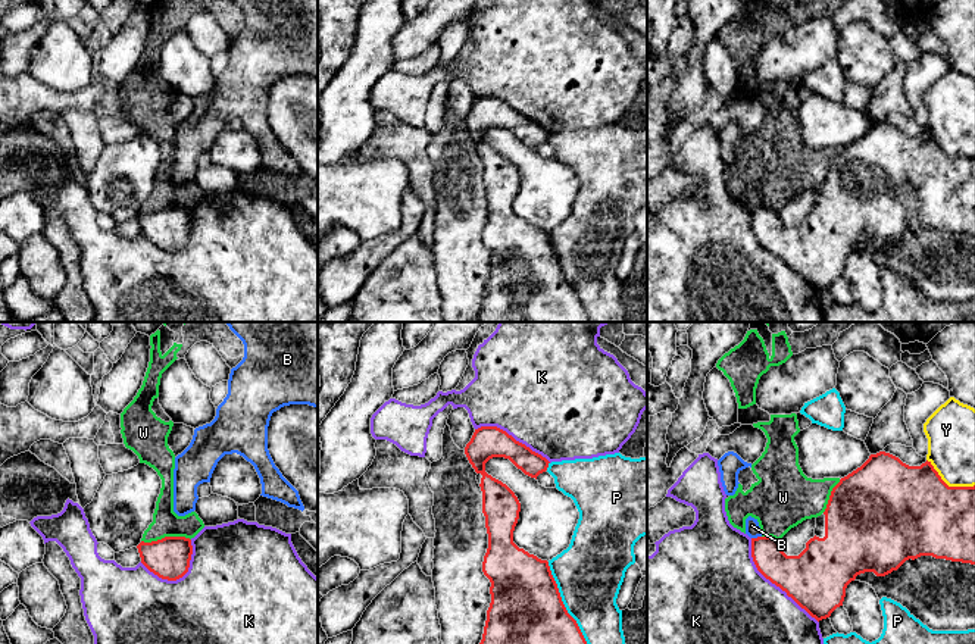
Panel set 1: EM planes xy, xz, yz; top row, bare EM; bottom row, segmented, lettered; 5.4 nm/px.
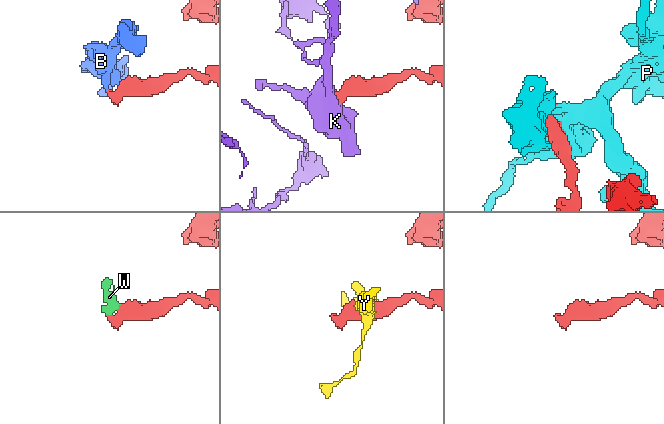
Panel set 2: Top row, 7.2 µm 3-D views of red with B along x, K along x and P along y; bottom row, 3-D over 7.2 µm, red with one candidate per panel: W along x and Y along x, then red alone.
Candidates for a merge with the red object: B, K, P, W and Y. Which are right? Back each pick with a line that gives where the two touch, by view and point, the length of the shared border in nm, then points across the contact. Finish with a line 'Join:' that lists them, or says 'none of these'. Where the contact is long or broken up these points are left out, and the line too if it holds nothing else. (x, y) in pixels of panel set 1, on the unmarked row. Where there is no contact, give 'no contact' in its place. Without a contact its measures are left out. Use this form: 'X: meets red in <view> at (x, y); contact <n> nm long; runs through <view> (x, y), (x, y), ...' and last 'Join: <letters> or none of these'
Join: none of these

